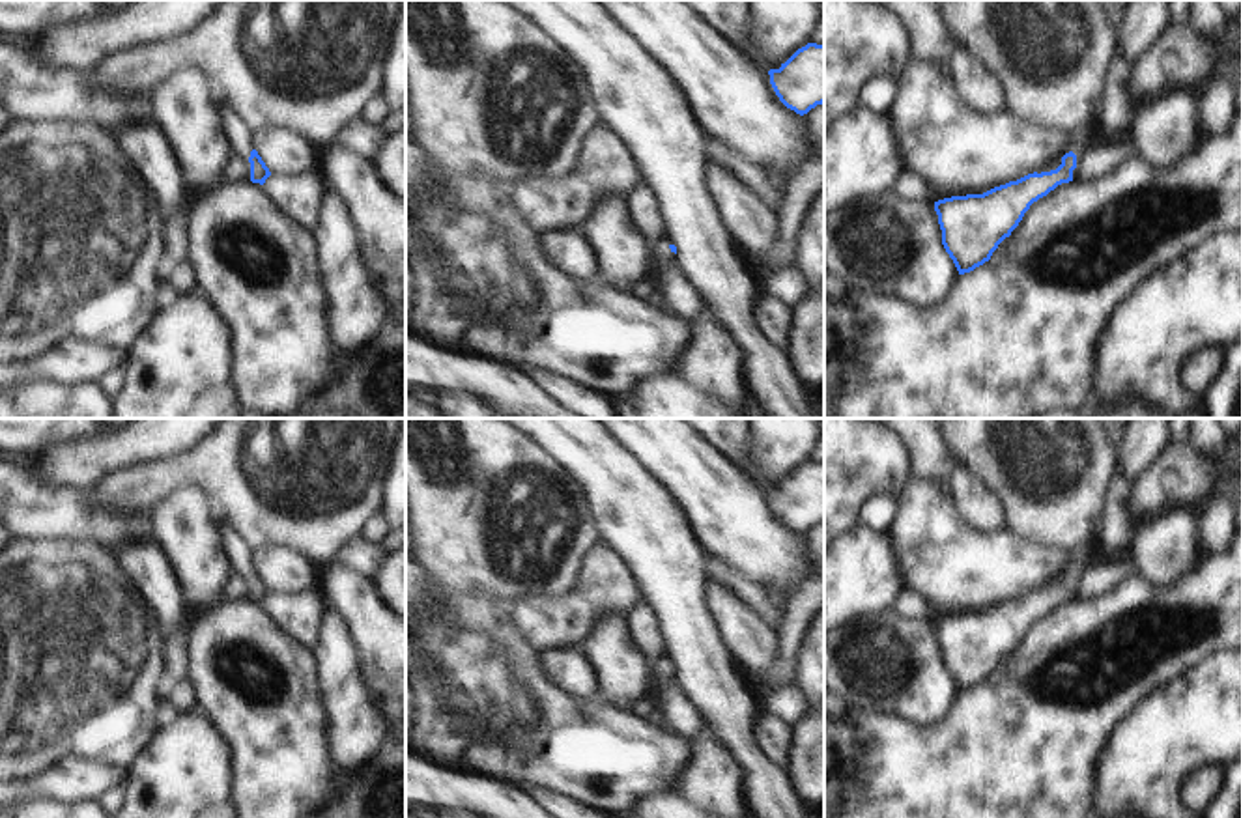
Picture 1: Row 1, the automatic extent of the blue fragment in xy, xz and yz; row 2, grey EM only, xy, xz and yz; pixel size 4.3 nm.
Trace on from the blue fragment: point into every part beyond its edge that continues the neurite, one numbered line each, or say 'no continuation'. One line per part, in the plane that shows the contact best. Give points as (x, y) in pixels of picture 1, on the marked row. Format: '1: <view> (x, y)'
1: yz (1079, 135).

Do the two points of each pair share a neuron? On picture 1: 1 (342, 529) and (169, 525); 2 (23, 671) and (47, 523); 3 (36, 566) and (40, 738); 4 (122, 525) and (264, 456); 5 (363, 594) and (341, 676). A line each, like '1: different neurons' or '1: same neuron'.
1: different neurons
2: different neurons
3: same neuron
4: different neurons
5: different neurons

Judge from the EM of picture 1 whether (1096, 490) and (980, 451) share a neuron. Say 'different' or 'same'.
same

